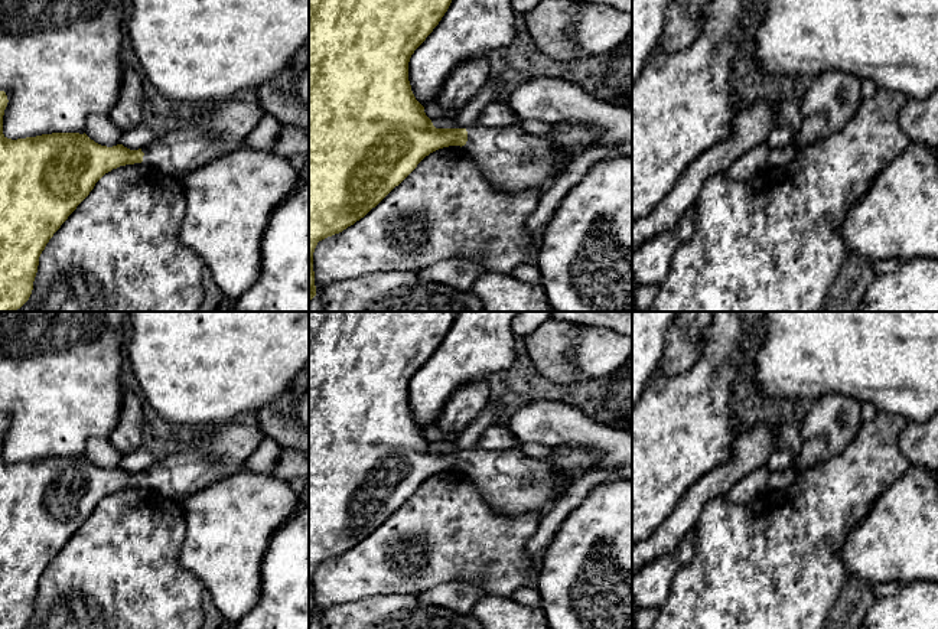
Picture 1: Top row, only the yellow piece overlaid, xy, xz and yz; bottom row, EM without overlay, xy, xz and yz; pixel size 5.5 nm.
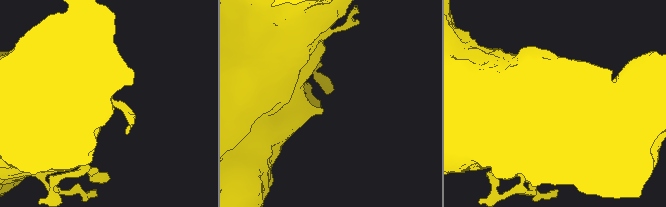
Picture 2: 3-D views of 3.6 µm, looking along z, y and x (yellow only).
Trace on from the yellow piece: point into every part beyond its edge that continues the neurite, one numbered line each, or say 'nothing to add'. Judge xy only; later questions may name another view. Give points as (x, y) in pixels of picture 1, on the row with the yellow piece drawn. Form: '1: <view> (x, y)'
1: xy (220, 130)

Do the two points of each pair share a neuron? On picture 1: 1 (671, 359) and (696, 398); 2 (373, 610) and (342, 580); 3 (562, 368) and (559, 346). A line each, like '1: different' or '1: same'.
1: different
2: different
3: same

